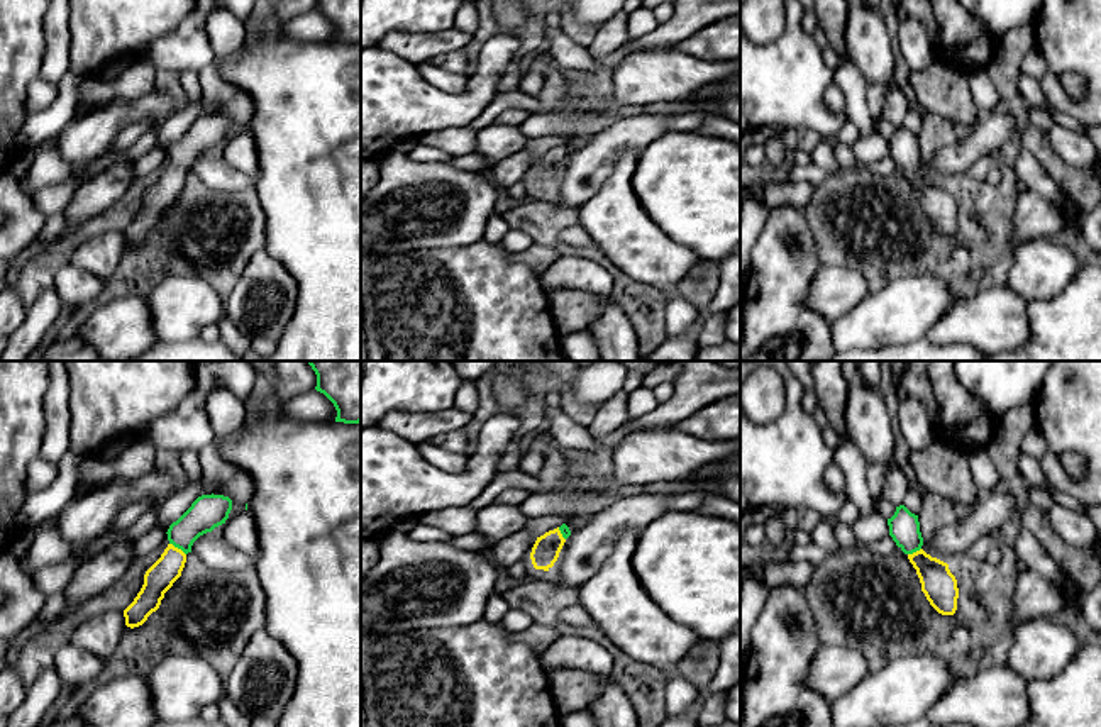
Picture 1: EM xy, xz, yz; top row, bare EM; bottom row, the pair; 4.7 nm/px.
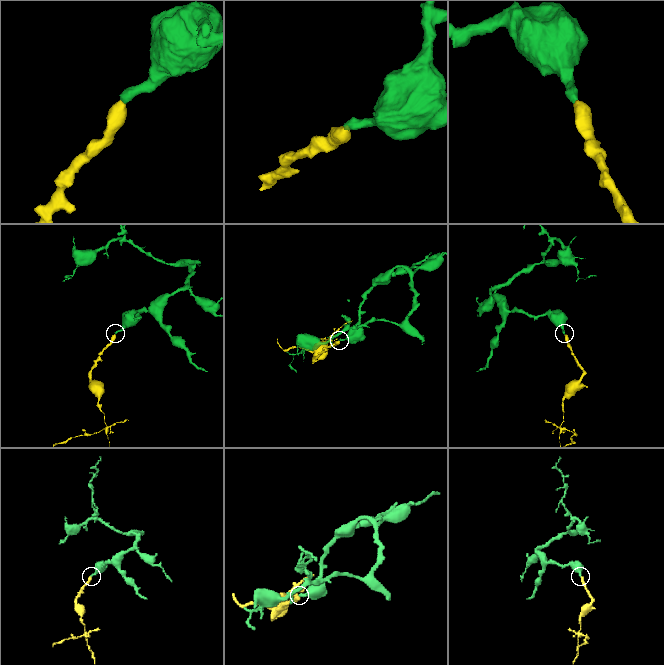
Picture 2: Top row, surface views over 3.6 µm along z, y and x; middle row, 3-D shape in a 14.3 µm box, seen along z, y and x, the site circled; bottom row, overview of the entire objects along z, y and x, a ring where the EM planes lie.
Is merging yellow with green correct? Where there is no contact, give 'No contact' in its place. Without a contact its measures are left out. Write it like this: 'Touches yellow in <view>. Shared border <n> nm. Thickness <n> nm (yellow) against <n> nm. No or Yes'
Touches yellow in xy. Shared border 100 nm. Thickness 140 nm (yellow) against 160 nm. Yes

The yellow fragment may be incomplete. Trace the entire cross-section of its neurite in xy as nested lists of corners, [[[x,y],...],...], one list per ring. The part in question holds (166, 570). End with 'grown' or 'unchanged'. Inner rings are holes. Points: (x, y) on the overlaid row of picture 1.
[[[202,495],[191,507],[169,525],[168,547],[161,558],[146,571],[144,585],[134,602],[124,610],[125,625],[134,629],[142,625],[156,612],[164,593],[181,576],[186,554],[193,542],[225,524],[232,510],[232,500],[224,495]]]; grown

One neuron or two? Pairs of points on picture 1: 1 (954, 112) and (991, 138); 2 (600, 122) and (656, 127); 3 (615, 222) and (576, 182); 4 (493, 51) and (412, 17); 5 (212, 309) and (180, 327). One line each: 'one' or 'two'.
1: two
2: two
3: two
4: two
5: one

